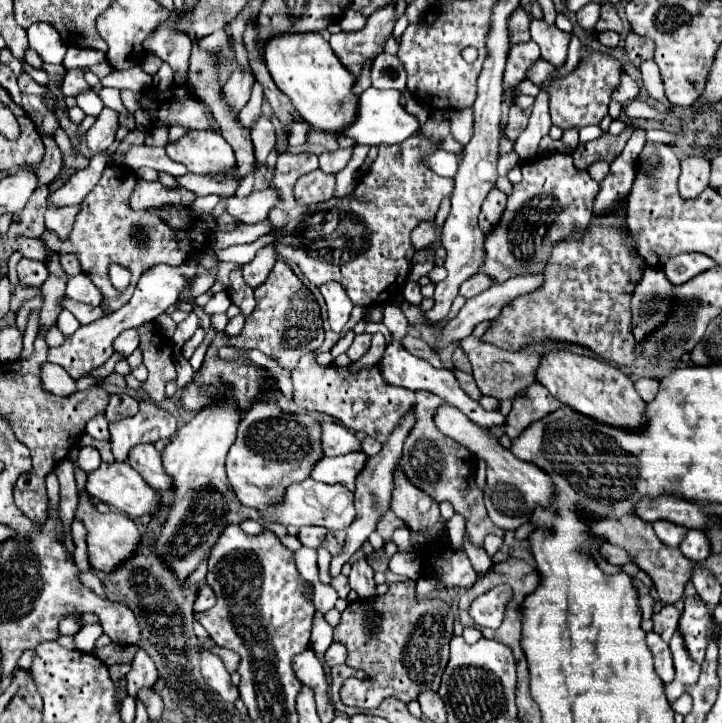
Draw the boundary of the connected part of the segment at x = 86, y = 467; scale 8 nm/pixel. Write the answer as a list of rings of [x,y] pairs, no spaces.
[[[81,447],[79,449],[79,457],[77,457],[77,467],[83,469],[85,473],[95,471],[101,465],[101,457],[97,453],[97,449],[93,447]]]

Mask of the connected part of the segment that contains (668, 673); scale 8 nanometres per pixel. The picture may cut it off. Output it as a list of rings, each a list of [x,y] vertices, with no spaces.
[[[651,631],[651,633],[647,635],[647,647],[649,647],[651,653],[653,653],[655,671],[657,671],[657,675],[663,679],[663,683],[673,681],[675,669],[673,669],[673,657],[671,657],[669,645],[667,645],[657,633]]]

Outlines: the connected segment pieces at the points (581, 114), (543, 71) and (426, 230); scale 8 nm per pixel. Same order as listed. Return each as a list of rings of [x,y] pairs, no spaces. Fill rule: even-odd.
[[[589,53],[573,73],[545,85],[543,91],[551,95],[549,111],[553,125],[561,129],[599,125],[601,119],[607,115],[607,105],[611,101],[613,89],[619,85],[619,75],[621,75],[621,65],[615,57],[605,53]]]
[[[537,61],[537,65],[533,65],[533,73],[529,73],[529,79],[537,85],[541,85],[541,81],[547,81],[547,77],[553,73],[553,67],[547,61]]]
[[[423,221],[417,225],[417,229],[413,229],[411,243],[413,243],[413,249],[419,251],[419,249],[425,249],[427,245],[431,245],[433,241],[437,241],[439,237],[441,237],[441,227],[437,227],[431,221]]]

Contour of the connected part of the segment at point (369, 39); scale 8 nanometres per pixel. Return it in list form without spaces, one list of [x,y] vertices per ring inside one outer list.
[[[389,5],[373,13],[361,31],[351,31],[351,33],[341,31],[337,35],[331,35],[329,43],[333,53],[355,77],[359,77],[361,67],[365,65],[367,59],[383,51],[387,37],[395,27],[393,15],[395,15],[395,9],[393,5]]]

